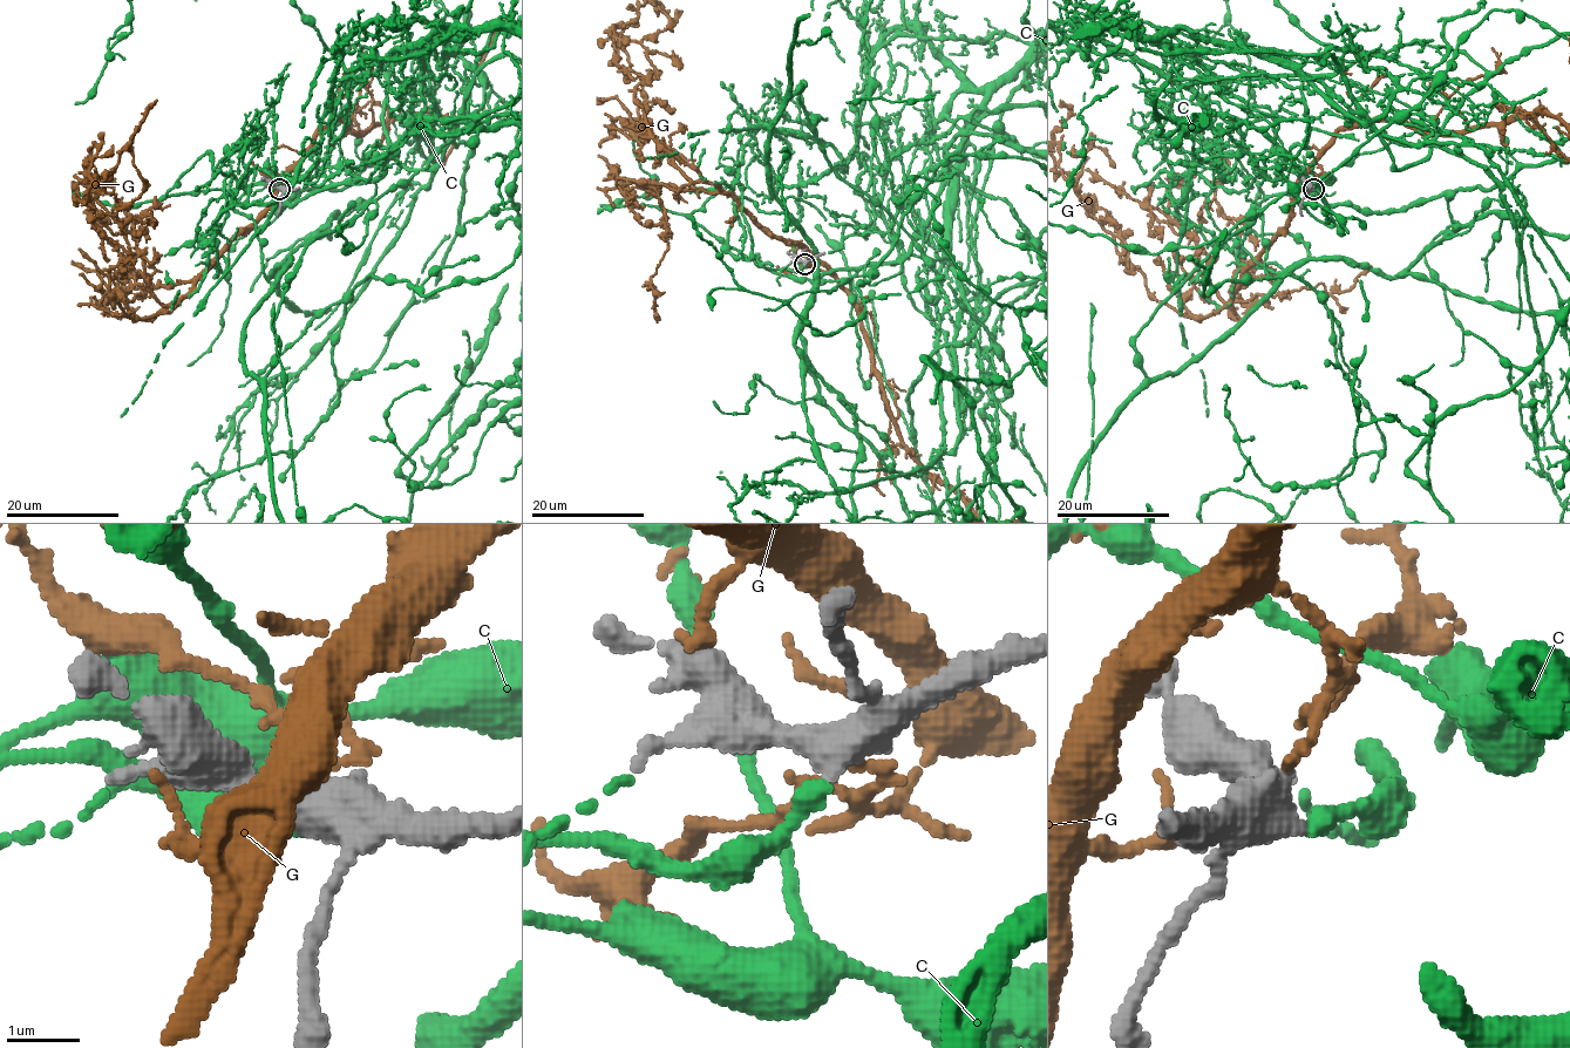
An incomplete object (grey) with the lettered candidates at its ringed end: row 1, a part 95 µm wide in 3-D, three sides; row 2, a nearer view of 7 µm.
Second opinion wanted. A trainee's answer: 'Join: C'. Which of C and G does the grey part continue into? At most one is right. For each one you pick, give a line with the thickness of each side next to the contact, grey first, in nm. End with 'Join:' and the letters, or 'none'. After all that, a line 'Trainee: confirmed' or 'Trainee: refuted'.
C: 440/240 nm
Join: C
Trainee: confirmed

